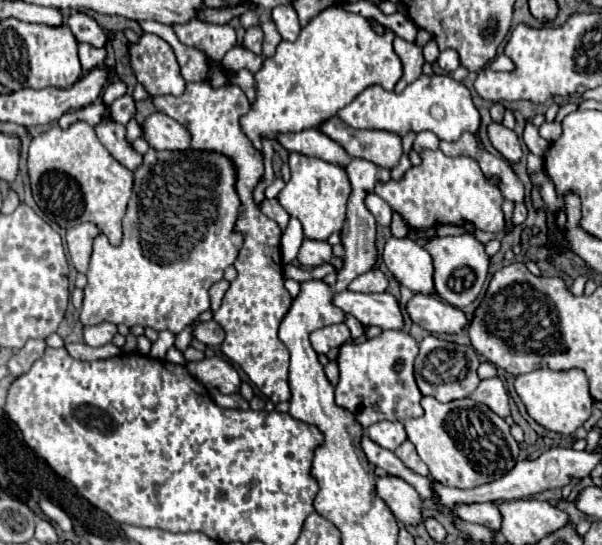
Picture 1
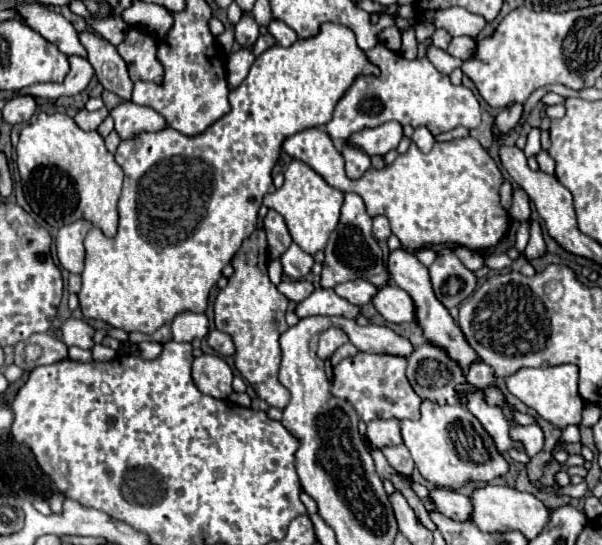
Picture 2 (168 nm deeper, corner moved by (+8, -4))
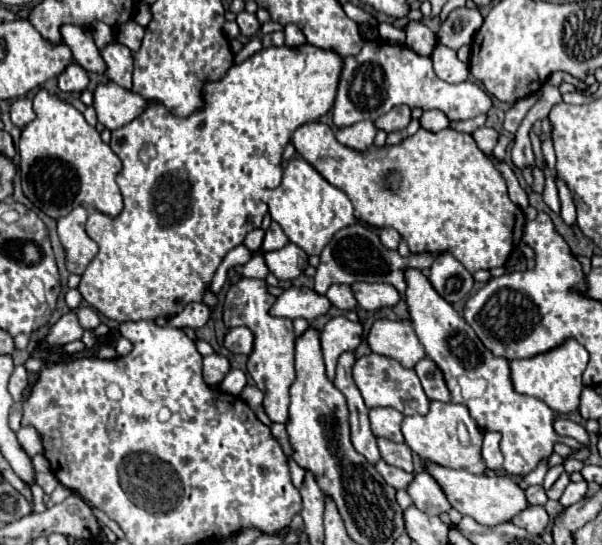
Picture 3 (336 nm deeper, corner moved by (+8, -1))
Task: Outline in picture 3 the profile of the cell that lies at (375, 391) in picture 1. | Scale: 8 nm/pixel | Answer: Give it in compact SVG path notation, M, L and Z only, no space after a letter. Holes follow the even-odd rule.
M364 355L354 363L354 383L358 385L364 403L372 407L394 407L404 415L424 415L428 413L428 397L420 385L420 379L412 369L404 369L396 359L384 355Z

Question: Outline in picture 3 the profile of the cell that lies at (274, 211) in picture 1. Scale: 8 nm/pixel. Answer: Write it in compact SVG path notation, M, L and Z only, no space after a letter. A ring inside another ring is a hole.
M272 223L270 229L264 235L264 243L262 243L262 251L276 251L282 249L288 243L288 237L284 235L284 231L280 229L278 223Z

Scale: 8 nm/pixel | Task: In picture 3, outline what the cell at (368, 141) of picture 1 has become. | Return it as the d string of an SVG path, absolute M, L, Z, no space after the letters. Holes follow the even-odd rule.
M398 105L398 107L392 107L384 117L378 117L376 127L384 129L386 133L400 131L410 123L410 119L412 119L412 115L410 115L408 105Z

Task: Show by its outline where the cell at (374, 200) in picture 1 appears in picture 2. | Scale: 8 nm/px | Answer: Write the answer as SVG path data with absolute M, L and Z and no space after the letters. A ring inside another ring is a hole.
M374 216L372 218L372 228L374 228L374 236L378 240L388 240L390 236L390 226L388 226L388 218L386 216Z

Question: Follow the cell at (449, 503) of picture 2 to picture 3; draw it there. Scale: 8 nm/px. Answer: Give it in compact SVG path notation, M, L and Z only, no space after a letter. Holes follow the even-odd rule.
M424 471L414 473L414 479L406 491L412 497L414 505L420 511L424 511L426 515L440 515L440 513L452 509L444 491L440 489L440 485Z

